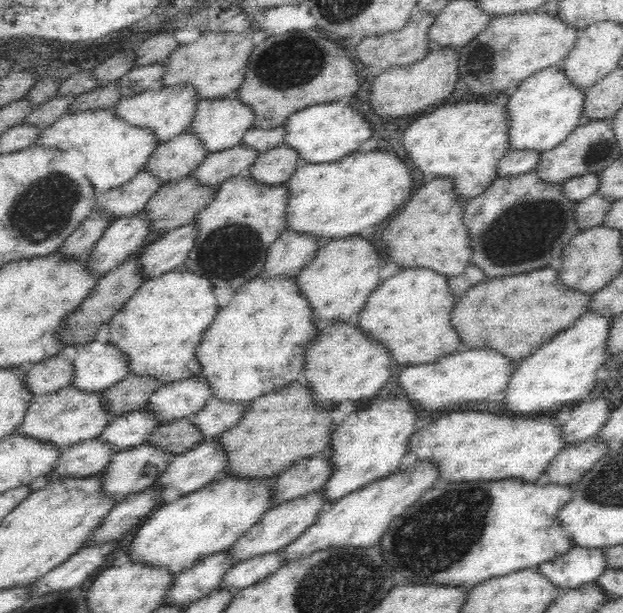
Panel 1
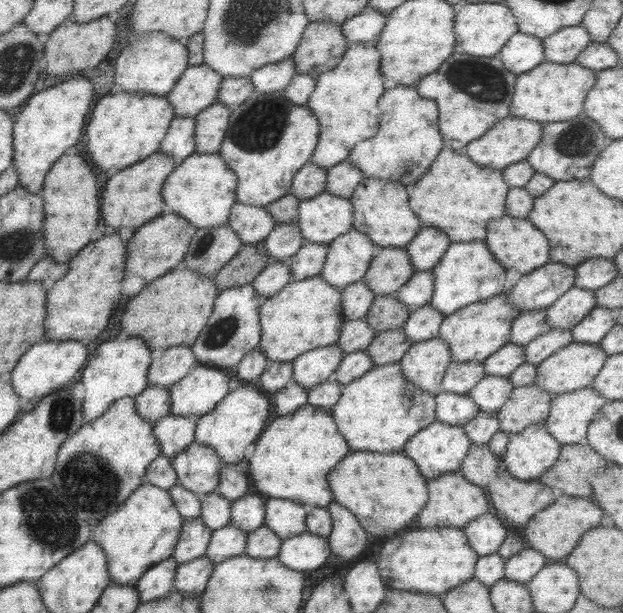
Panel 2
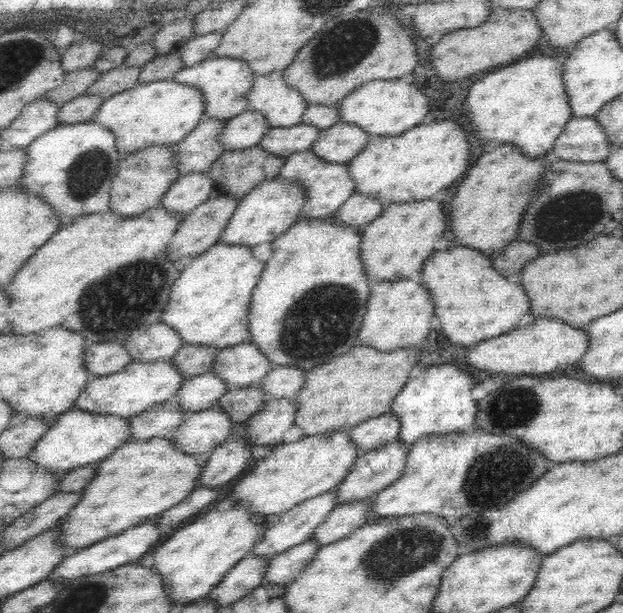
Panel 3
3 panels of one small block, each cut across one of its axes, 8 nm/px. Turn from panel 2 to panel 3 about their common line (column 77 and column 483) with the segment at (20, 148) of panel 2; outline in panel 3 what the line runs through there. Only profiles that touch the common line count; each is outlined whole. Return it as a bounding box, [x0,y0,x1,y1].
[466,56,576,157]

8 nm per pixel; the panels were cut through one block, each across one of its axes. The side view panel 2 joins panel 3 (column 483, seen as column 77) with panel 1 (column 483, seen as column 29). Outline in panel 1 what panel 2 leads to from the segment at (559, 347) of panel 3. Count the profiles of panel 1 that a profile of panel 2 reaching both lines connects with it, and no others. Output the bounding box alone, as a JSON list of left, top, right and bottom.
[400,347,518,411]

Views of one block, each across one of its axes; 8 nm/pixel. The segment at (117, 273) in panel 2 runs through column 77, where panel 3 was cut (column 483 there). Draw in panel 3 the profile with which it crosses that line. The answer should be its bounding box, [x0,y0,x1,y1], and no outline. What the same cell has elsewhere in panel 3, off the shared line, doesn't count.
[420,244,532,344]

